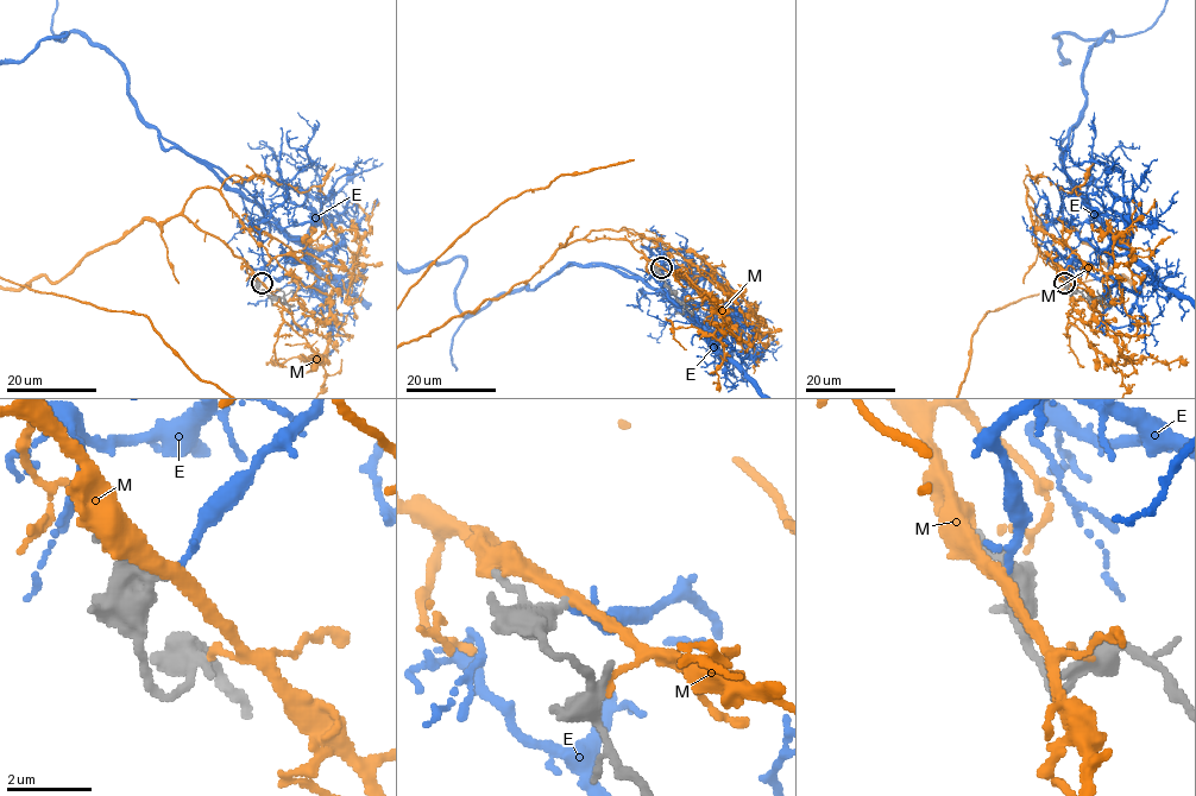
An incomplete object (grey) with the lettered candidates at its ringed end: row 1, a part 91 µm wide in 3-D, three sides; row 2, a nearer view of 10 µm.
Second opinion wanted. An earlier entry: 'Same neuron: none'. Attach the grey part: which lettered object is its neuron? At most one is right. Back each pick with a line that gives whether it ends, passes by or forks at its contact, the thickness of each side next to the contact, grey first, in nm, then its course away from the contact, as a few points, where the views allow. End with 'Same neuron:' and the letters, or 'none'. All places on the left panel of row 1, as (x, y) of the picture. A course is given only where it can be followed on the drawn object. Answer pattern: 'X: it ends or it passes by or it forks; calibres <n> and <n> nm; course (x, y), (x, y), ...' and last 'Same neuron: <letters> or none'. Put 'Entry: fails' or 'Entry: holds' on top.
Entry: holds
Same neuron: none

